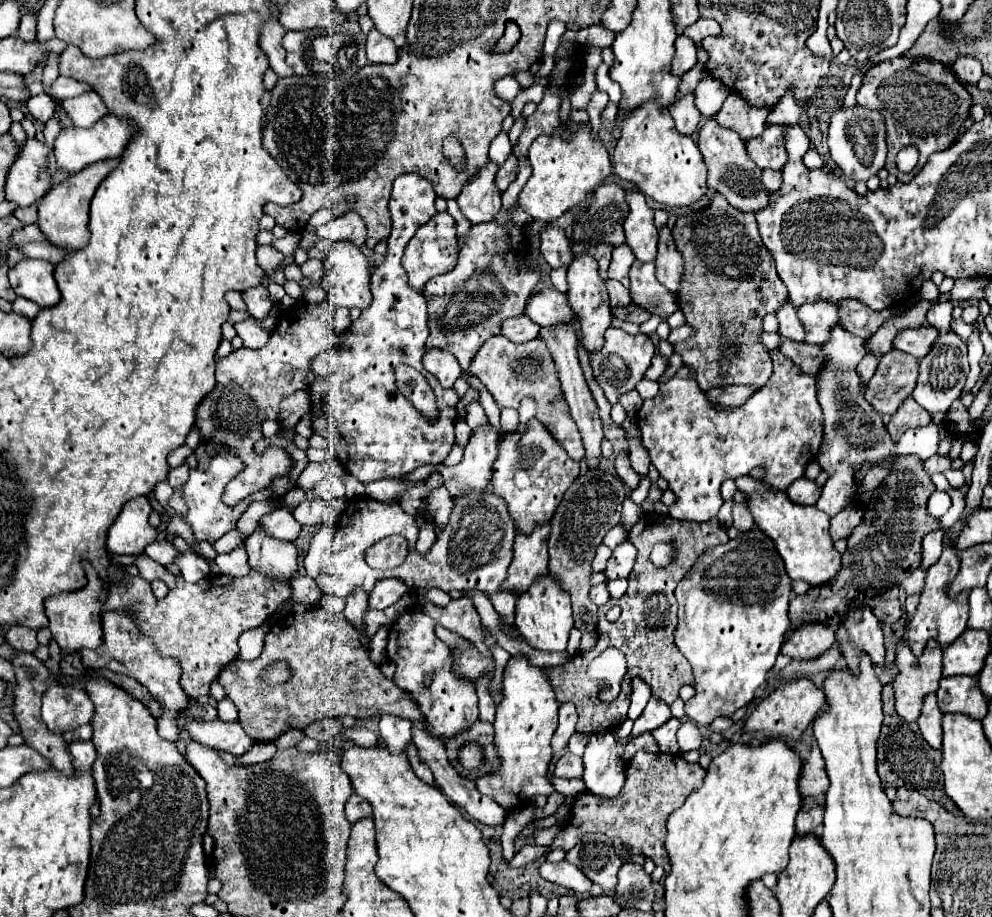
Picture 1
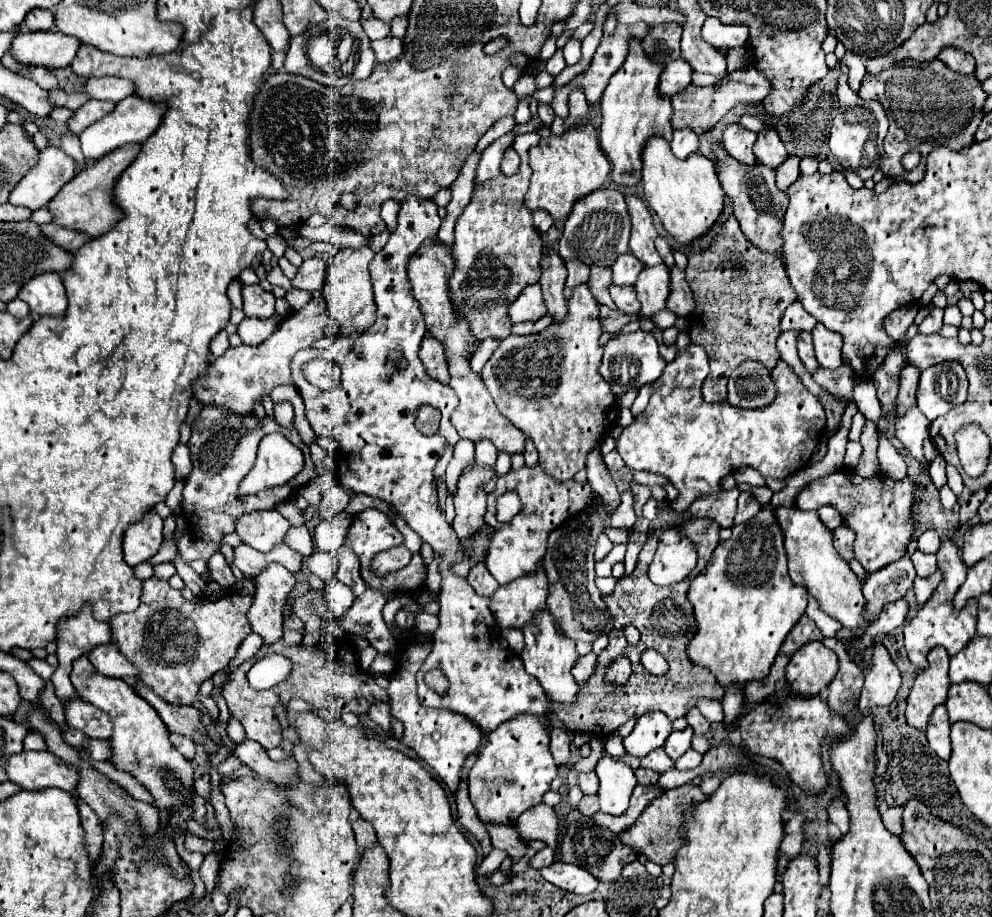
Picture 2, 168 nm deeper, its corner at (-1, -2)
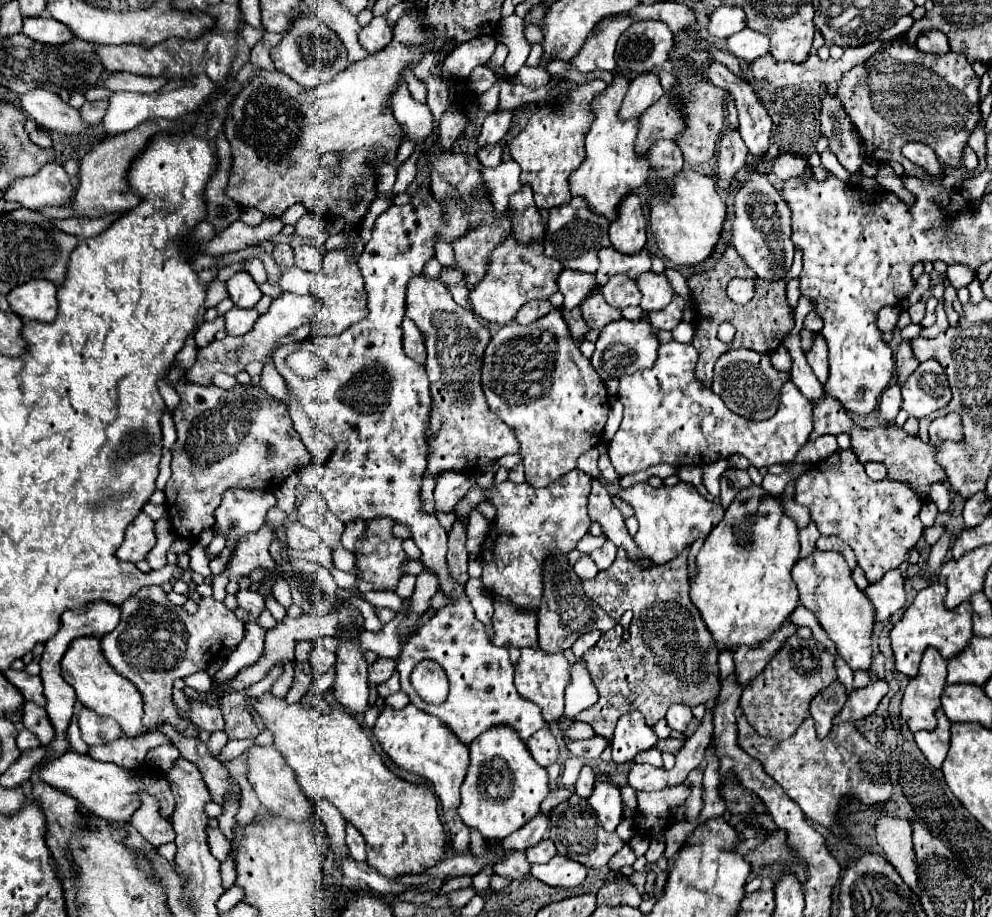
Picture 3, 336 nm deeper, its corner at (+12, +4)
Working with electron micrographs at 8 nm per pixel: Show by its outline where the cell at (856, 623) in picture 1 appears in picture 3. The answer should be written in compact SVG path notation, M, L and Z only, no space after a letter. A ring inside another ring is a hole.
M875 678L865 688L853 688L843 710L835 716L835 724L855 722L855 720L861 720L861 718L873 714L885 694L887 694L887 680L885 678Z

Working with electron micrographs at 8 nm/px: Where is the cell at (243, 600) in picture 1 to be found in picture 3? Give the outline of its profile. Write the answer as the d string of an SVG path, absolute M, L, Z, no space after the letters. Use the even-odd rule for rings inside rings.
M161 586L141 588L121 604L119 626L101 638L101 650L107 662L117 674L131 680L143 696L143 724L155 728L159 722L171 722L179 732L187 736L197 736L191 722L185 722L175 710L171 690L173 680L187 678L193 672L207 670L211 660L227 646L235 648L243 640L245 628L239 618L225 606L225 602L211 598L199 600L197 614L185 612L167 600Z

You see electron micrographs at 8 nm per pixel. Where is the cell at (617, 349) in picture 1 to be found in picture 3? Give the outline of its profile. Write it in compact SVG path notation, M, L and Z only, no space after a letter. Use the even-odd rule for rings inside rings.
M617 320L607 324L601 330L601 336L597 340L597 348L591 356L591 364L595 368L595 372L599 374L599 378L603 382L609 382L613 378L621 378L627 374L635 374L641 368L651 368L657 360L657 348L659 342L653 334L653 328L649 326L649 322L639 320L639 322L631 322L631 320Z

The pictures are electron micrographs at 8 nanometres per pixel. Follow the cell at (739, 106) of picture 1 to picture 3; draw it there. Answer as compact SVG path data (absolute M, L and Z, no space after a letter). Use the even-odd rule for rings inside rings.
M725 128L721 132L717 154L719 154L719 160L717 160L717 176L719 176L719 182L717 184L719 184L719 188L725 190L733 182L735 172L745 166L747 154L749 154L747 152L747 146L743 144L743 140L739 136L739 130Z

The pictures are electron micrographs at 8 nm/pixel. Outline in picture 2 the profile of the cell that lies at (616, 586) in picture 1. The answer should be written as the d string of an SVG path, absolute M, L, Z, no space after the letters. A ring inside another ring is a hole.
M632 532L627 544L627 551L624 558L625 573L623 577L629 576L636 566L638 555L642 550L648 534L643 532Z

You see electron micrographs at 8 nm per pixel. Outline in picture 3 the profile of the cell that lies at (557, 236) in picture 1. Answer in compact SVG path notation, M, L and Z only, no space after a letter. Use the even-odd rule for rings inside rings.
M569 268L561 270L557 284L559 284L559 292L565 296L563 308L567 308L567 310L579 306L583 302L583 298L587 298L587 294L591 292L591 288L599 286L597 280L593 278L593 274L569 270Z

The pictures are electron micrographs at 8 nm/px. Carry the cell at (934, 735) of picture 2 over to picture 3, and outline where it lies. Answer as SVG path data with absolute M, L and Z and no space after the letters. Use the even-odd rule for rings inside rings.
M941 708L935 712L935 716L937 716L937 728L935 730L915 732L915 742L921 748L921 752L925 754L925 758L935 768L939 768L943 764L945 756L947 756L947 750L949 750L949 728L951 728L951 722L947 720L947 716L943 714Z

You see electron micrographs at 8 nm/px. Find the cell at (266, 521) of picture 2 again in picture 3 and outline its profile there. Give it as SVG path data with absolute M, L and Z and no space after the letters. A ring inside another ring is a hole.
M227 490L223 494L221 506L215 510L215 526L213 526L213 530L227 538L227 546L223 548L223 552L217 558L213 558L209 562L212 574L218 575L225 571L231 556L233 556L233 552L235 552L237 542L241 540L241 536L257 532L263 526L263 522L265 522L267 510L273 504L277 504L277 498L271 492L267 492L267 490Z

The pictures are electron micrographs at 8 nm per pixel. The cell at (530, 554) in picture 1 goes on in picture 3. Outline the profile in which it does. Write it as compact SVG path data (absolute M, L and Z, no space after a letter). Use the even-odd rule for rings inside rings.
M505 598L493 600L493 628L495 646L535 646L537 644L537 614L533 610L515 608Z

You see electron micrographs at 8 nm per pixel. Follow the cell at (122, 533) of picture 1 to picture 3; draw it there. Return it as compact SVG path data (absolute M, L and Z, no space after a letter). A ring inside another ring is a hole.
M141 512L131 522L131 526L127 528L125 542L117 550L117 556L121 560L125 560L125 562L145 560L147 552L155 546L155 532L153 532L153 528L155 528L155 522L145 512Z

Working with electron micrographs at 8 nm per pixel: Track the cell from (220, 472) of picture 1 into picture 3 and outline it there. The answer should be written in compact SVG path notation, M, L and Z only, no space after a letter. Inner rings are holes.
M181 380L177 392L181 402L173 420L179 438L171 448L173 474L165 486L165 502L177 536L189 540L211 528L215 524L213 512L225 490L277 488L289 474L311 464L311 456L293 428L287 406L259 386L237 384L231 390L221 390ZM265 444L273 446L271 458Z

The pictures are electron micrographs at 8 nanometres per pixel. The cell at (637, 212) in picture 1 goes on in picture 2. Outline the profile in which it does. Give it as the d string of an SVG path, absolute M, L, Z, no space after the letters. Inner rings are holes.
M626 196L628 214L632 222L632 236L630 236L630 252L644 264L644 266L656 266L662 264L662 258L658 256L654 248L656 240L656 228L650 214L650 208L644 200L638 196Z

